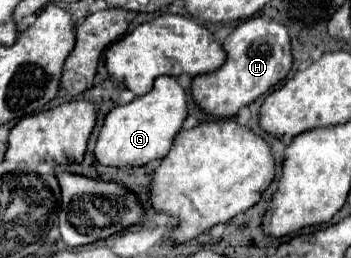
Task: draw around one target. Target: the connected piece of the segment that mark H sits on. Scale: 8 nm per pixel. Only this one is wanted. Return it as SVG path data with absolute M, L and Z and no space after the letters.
M253 16L241 22L223 42L223 50L227 52L225 64L211 74L195 76L191 84L197 106L215 118L233 118L239 108L251 104L261 94L269 92L277 82L281 82L293 64L287 26L263 16Z

